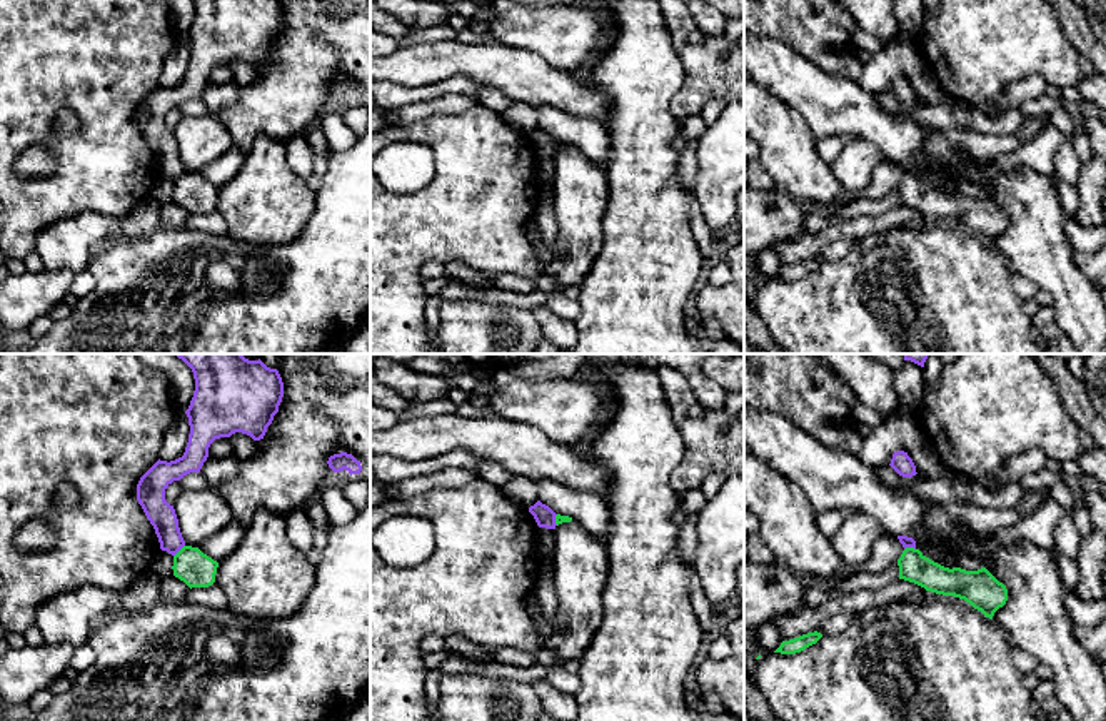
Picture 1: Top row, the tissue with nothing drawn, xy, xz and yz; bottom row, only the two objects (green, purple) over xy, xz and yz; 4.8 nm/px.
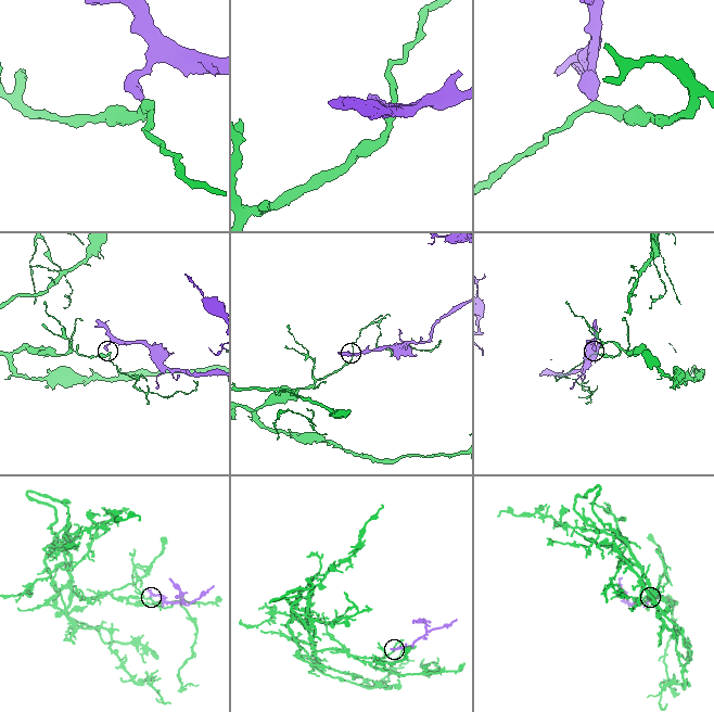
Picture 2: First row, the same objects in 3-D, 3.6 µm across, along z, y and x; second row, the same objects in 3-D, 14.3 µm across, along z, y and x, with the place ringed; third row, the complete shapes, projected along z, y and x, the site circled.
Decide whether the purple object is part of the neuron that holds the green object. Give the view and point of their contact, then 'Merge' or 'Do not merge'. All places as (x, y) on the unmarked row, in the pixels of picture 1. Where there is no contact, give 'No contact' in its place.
Touches green at xy (179, 177). Do not merge

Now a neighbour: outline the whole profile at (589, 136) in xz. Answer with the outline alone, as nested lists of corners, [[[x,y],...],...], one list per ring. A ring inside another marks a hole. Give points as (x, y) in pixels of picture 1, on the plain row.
[[[549,105],[535,107],[539,127],[556,140],[569,142],[596,164],[609,157],[609,137],[602,122],[571,115]]]

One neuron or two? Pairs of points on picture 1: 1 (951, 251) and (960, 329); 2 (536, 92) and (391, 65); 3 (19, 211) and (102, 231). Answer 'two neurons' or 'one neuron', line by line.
1: one neuron
2: one neuron
3: two neurons

